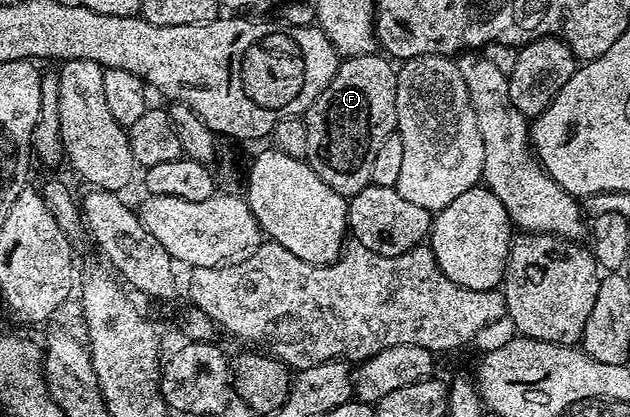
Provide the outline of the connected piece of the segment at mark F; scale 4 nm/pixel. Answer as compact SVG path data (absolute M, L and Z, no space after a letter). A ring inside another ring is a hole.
M383 54L348 56L340 63L337 74L329 86L311 104L305 113L309 150L306 161L312 170L328 186L344 198L356 196L362 188L371 183L373 158L385 138L397 132L397 72L392 61Z

